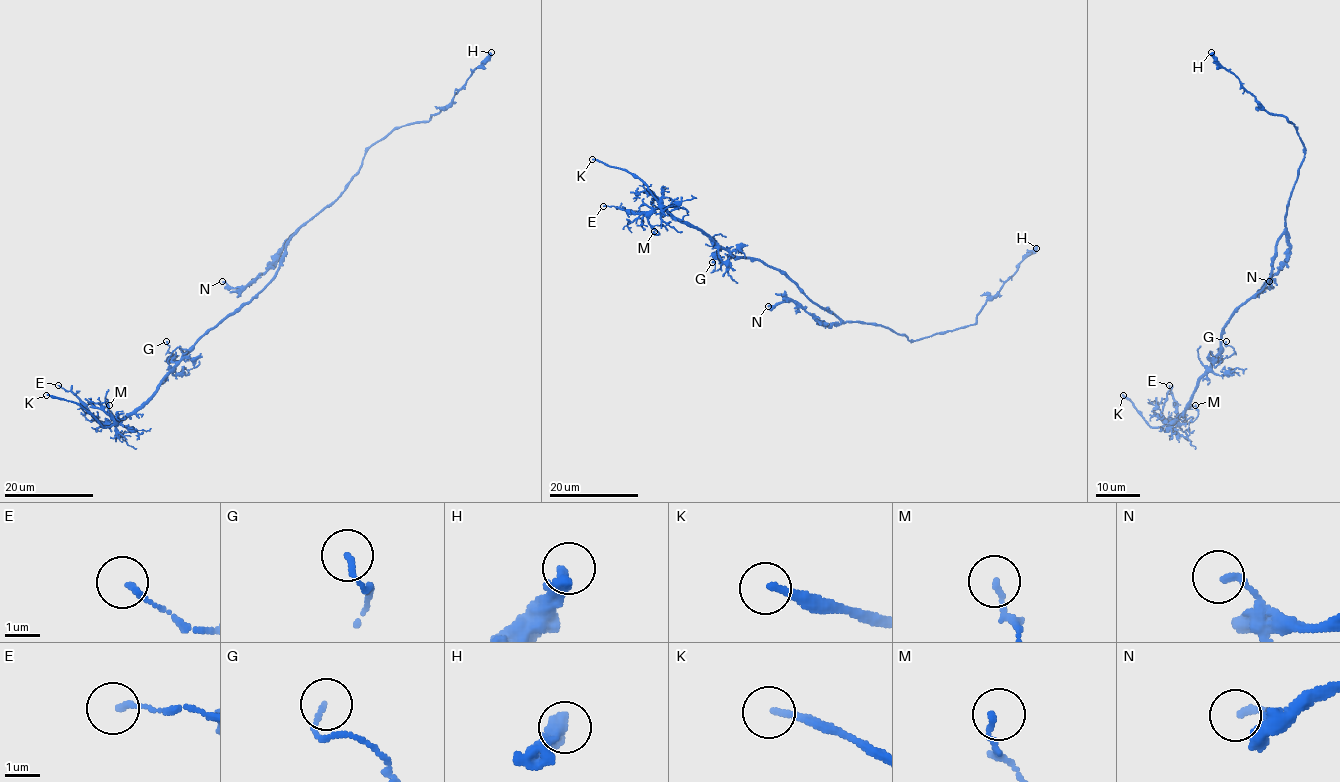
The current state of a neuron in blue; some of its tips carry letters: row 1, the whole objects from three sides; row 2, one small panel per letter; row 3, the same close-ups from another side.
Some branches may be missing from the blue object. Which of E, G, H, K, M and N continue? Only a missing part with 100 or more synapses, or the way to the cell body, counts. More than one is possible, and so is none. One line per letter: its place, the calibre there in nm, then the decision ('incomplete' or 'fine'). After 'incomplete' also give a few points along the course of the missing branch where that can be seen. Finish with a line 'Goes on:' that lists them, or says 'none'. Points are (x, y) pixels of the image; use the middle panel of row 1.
E: at (603, 206); 160 nm thick; fine
G: at (712, 262); 130 nm thick; fine
H: at (1036, 248); 400 nm thick; fine
K: at (592, 159); 190 nm thick; incomplete
M: at (654, 231); 150 nm thick; fine
N: at (768, 306); 190 nm thick; fine
Goes on: K

